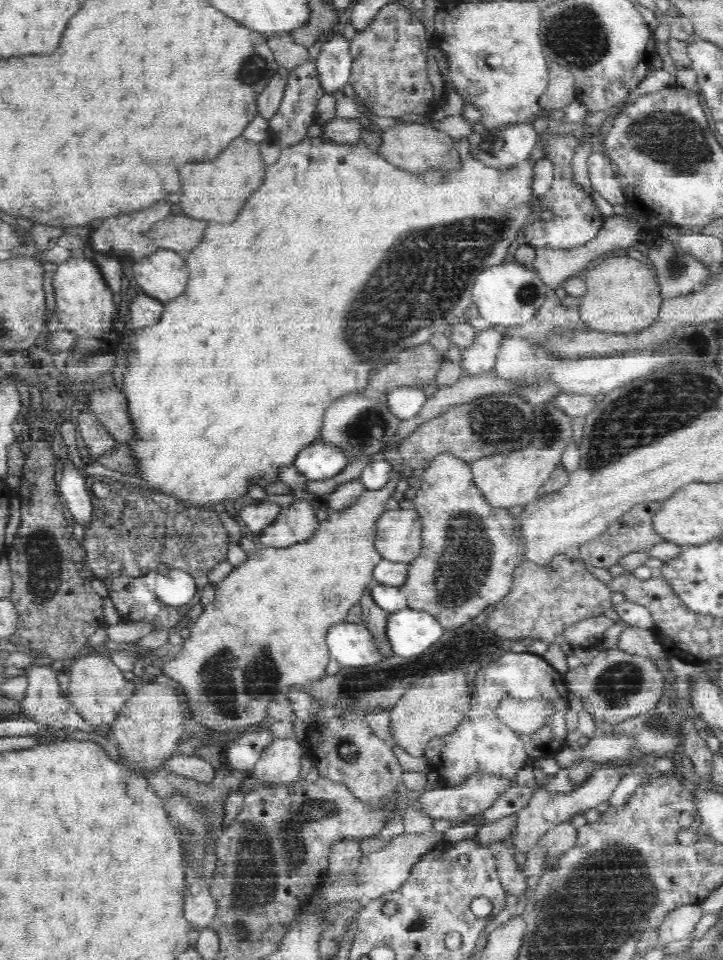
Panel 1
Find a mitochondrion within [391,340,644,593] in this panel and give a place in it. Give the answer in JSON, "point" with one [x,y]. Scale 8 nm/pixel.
{"point":[497,424]}

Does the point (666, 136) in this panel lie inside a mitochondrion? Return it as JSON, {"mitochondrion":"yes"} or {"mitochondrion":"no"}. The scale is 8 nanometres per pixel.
{"mitochondrion":"yes"}

